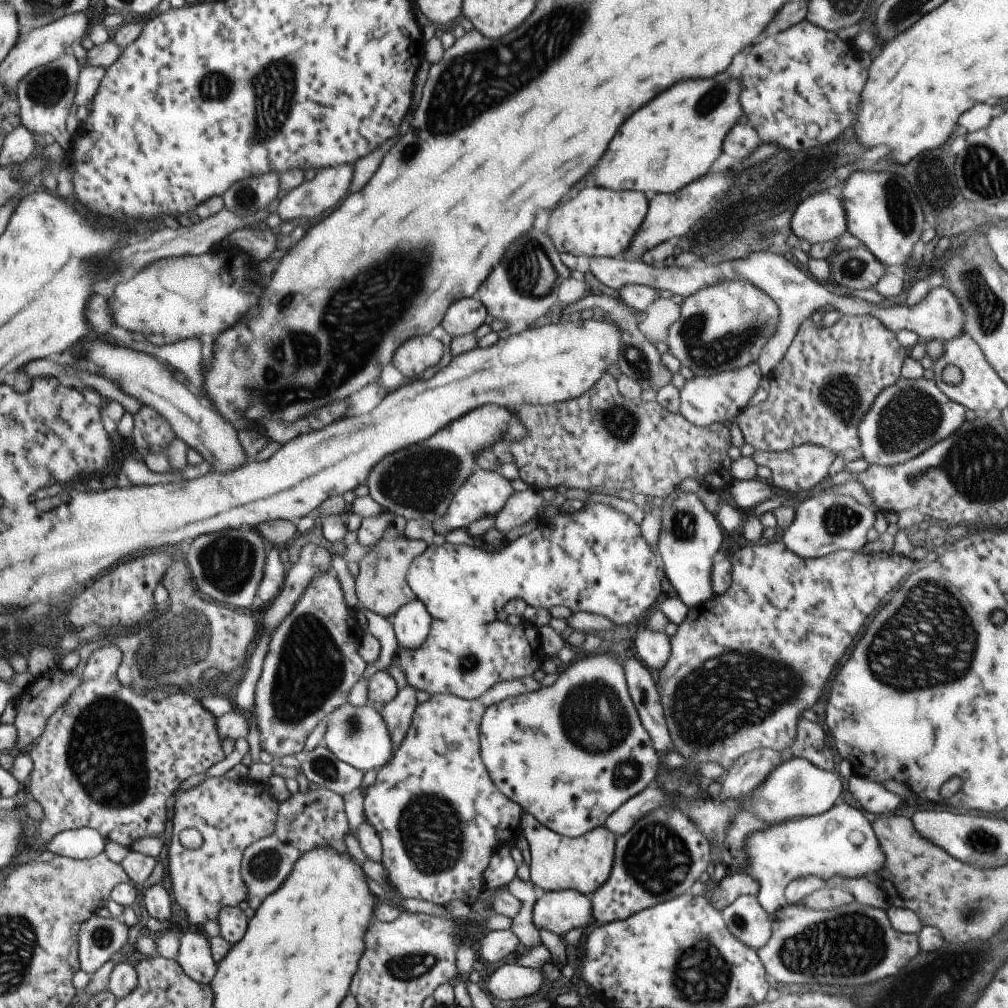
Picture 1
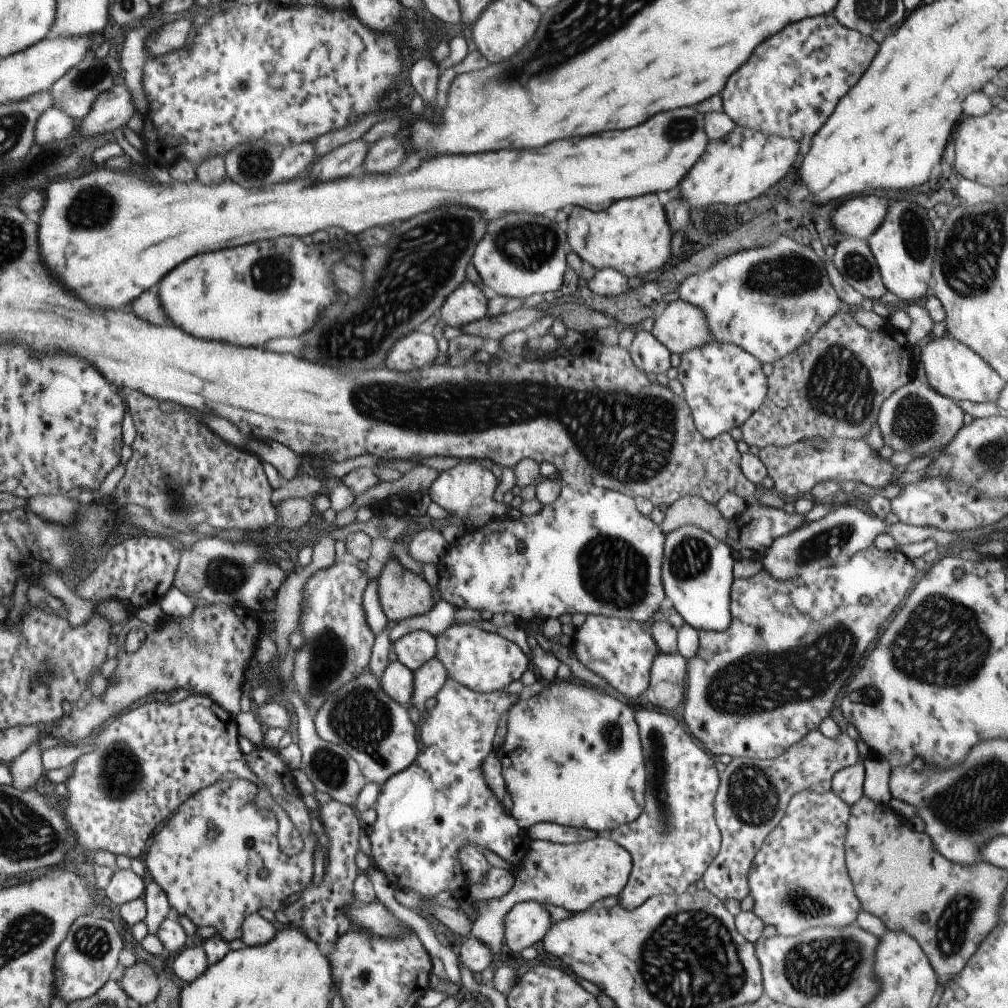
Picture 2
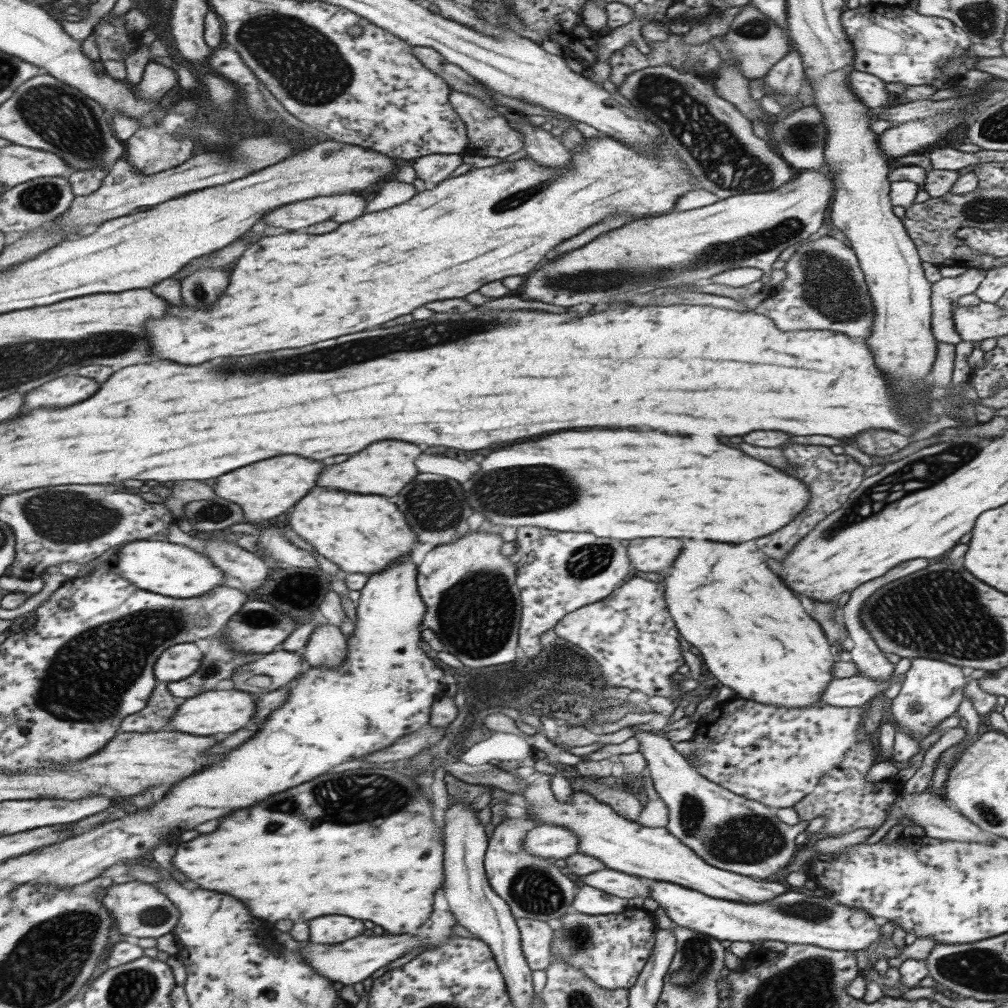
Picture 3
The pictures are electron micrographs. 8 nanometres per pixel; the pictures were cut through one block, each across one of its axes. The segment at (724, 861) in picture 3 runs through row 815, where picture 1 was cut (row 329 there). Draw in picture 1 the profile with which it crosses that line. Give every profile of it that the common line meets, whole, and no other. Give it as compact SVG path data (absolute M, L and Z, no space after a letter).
M740 278L701 288L682 300L678 318L666 335L667 351L694 376L735 371L756 362L760 349L774 334L777 306L760 289Z

